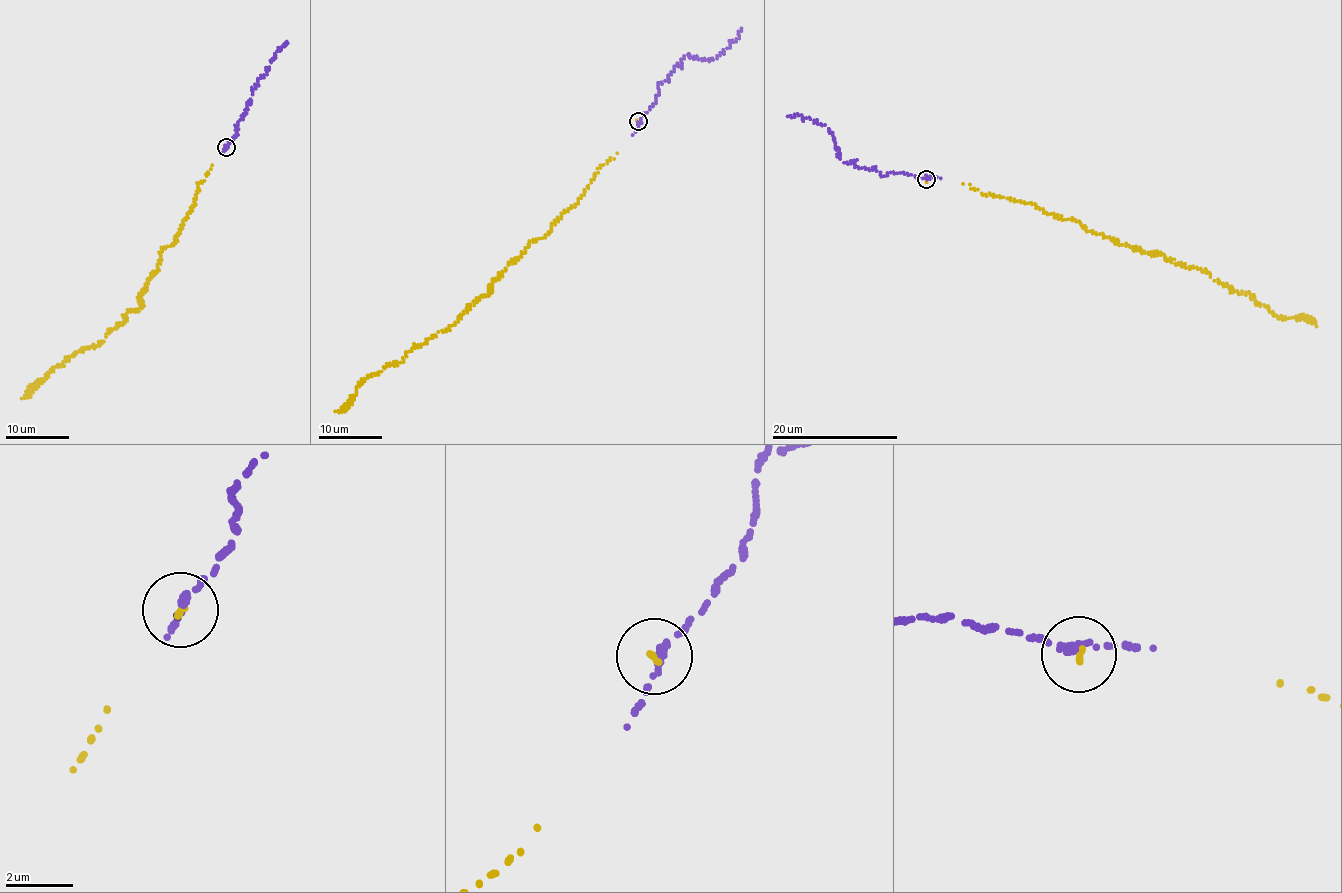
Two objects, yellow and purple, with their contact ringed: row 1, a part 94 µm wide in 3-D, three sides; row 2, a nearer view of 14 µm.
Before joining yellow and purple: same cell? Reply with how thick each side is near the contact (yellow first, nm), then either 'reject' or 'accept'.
130/280 nm | accept

